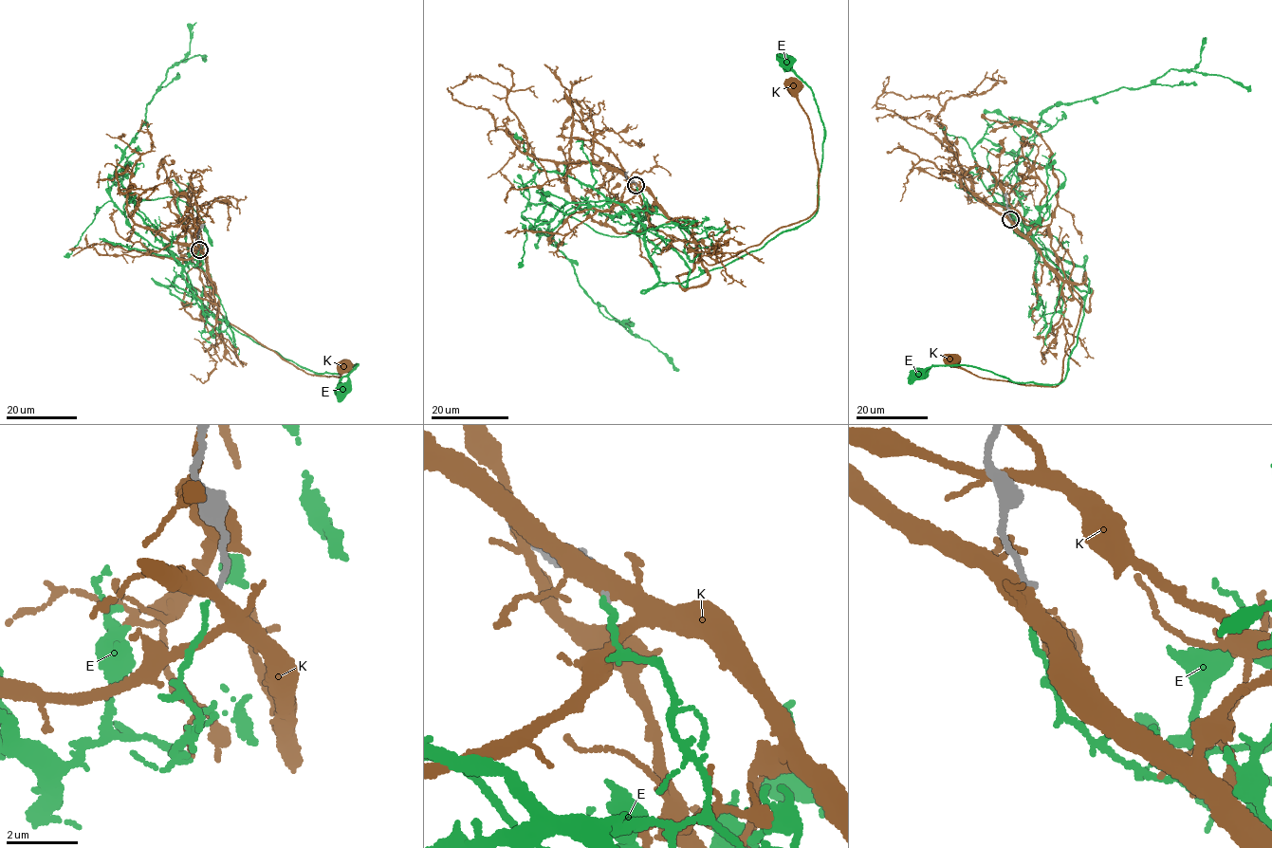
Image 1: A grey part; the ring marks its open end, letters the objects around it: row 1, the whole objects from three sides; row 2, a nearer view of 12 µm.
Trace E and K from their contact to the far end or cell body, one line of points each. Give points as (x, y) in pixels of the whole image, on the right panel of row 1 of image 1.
E: (1010, 219), (1020, 236), (1078, 265), (1089, 280), (1066, 376), (1044, 385), (961, 365), (918, 374)
K: (1010, 219), (1016, 230), (1081, 299), (1060, 379), (1056, 386), (1021, 385), (982, 378), (951, 366), (950, 361)

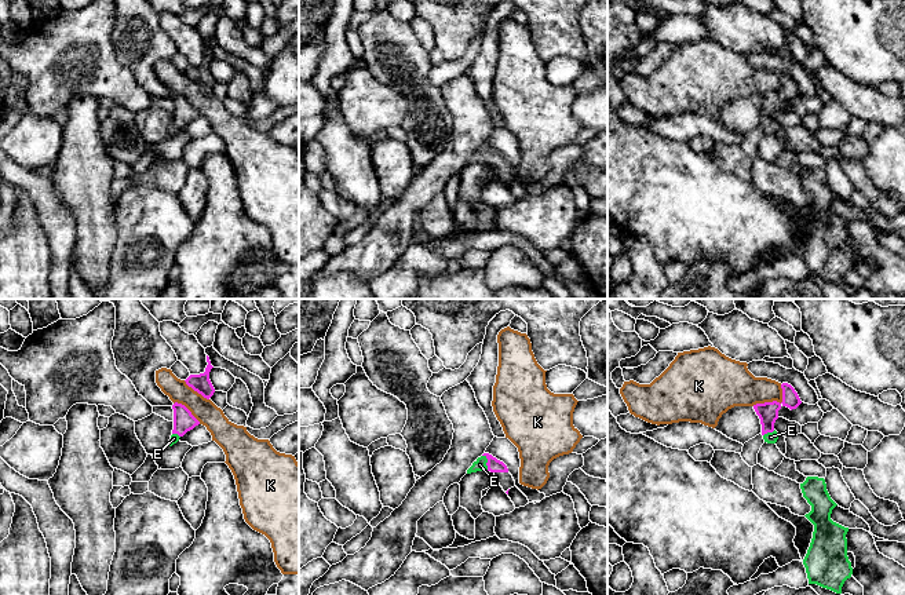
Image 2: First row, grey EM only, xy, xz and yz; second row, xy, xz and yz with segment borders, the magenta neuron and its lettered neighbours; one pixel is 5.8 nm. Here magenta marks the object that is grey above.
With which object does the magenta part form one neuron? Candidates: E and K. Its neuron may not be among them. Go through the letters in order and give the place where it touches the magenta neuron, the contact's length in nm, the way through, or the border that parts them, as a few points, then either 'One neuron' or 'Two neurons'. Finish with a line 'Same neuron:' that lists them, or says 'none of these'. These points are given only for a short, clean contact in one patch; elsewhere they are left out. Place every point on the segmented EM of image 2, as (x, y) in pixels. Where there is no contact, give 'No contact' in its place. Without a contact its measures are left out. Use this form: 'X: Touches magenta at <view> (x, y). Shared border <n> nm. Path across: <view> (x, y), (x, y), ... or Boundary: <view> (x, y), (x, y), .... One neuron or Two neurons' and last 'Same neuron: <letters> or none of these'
E: Touches magenta at xz (488, 462). Shared border 90 nm. Path across: xz (493, 464), (488, 462), (480, 464). One neuron
K: Touches magenta at yz (774, 401). Shared border 220 nm. Two neurons
Same neuron: E

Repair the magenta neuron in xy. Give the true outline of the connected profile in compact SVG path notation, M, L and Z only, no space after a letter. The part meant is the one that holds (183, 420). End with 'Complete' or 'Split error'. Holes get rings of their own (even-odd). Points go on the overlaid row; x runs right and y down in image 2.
M175 402L174 409L174 430L168 446L172 446L187 431L193 430L200 421L191 415L191 412L182 404Z. Split error

